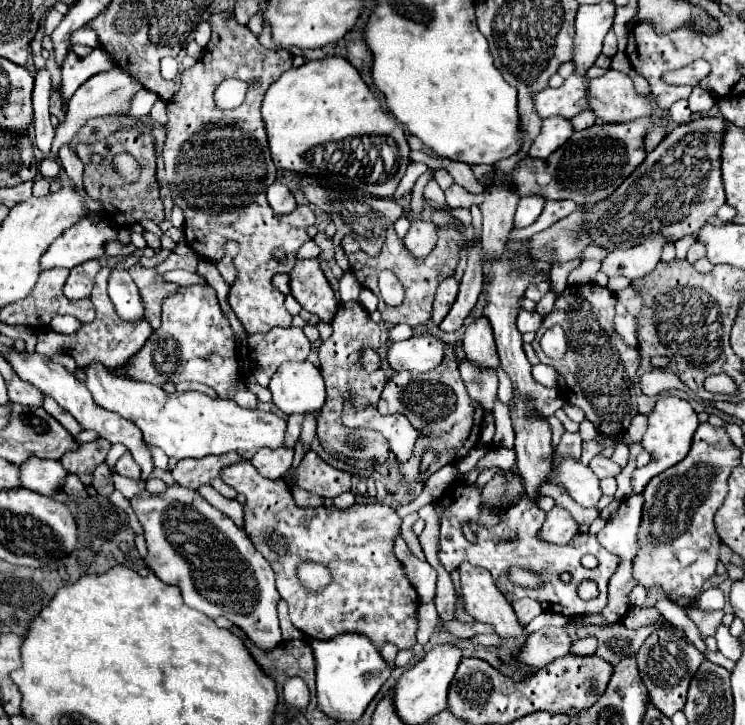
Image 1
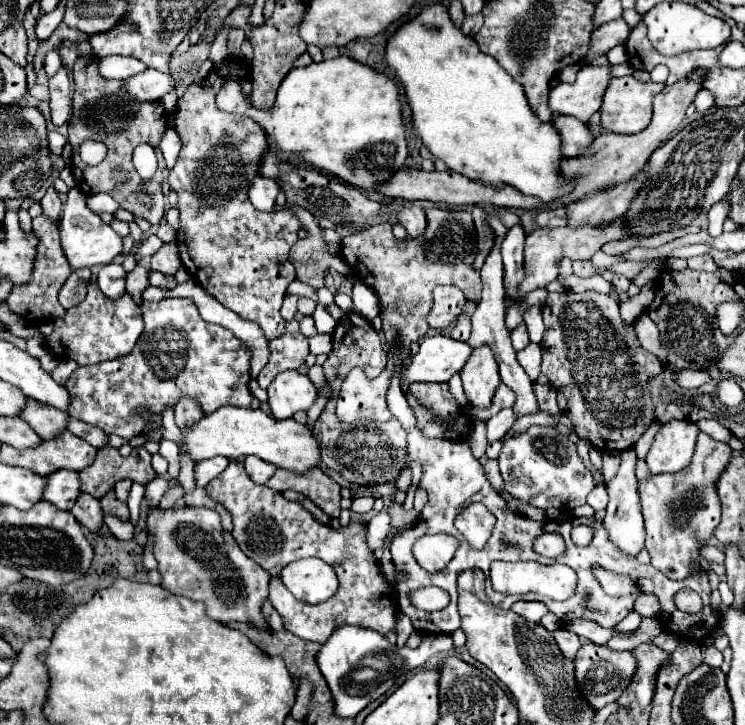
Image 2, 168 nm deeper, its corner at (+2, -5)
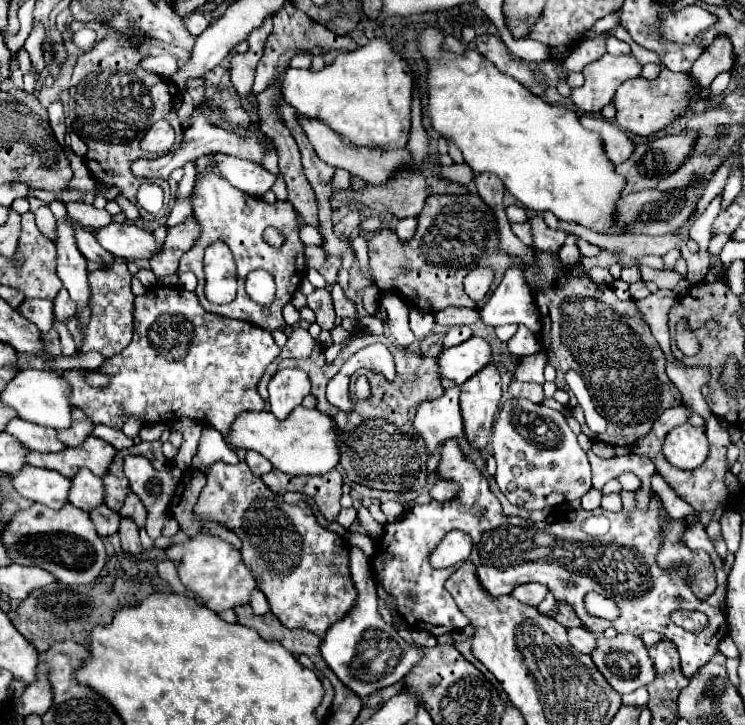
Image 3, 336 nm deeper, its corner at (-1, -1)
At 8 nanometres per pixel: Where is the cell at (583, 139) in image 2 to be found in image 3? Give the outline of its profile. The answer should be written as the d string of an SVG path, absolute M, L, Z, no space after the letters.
M585 115L581 117L581 123L583 127L591 129L591 131L597 131L603 141L605 141L605 151L607 151L607 157L619 165L619 163L625 163L631 153L635 151L635 143L633 139L627 135L627 131L619 129L617 125L613 125L611 121L605 121L601 117L593 117L593 115Z

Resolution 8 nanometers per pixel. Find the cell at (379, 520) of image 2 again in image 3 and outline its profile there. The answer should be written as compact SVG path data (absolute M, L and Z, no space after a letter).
M359 547L349 549L349 569L357 589L357 601L351 607L351 613L347 613L339 623L331 625L321 643L321 655L331 671L343 681L343 685L347 685L359 697L369 697L371 693L401 681L419 661L421 649L405 643L397 629L385 623L379 615L375 581L369 571L369 557Z

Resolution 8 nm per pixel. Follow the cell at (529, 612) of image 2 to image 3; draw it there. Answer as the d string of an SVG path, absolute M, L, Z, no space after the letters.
M525 583L525 585L519 585L513 589L511 593L515 599L519 599L521 603L525 605L531 605L531 607L537 607L545 595L547 595L547 587L541 585L541 583Z

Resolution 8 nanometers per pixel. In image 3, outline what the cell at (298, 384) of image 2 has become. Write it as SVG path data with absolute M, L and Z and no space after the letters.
M281 369L269 381L271 413L283 421L311 393L309 377L303 369Z

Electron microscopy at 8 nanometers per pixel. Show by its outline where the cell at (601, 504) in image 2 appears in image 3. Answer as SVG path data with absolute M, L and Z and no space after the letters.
M591 489L587 491L583 497L581 497L581 507L585 511L595 511L599 509L599 503L601 503L601 491L599 489Z

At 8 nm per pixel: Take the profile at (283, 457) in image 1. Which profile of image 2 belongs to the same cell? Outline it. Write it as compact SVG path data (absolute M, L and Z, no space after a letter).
M246 457L244 467L246 467L246 473L250 475L250 479L254 483L266 483L268 477L272 477L278 469L276 465L268 463L268 461L260 461L258 457Z

